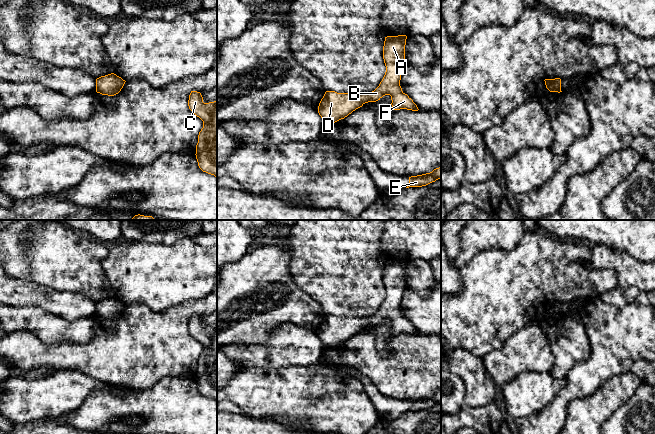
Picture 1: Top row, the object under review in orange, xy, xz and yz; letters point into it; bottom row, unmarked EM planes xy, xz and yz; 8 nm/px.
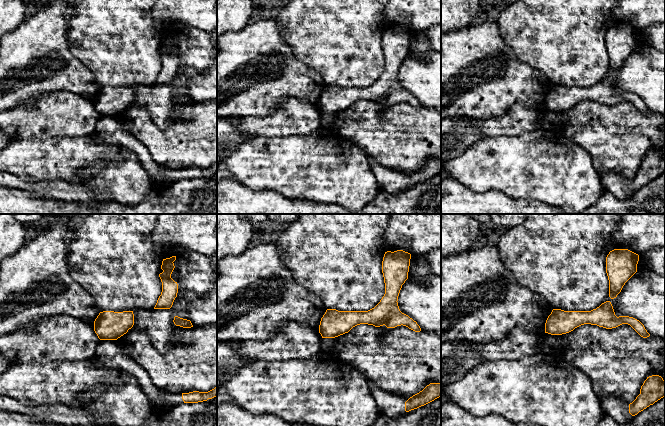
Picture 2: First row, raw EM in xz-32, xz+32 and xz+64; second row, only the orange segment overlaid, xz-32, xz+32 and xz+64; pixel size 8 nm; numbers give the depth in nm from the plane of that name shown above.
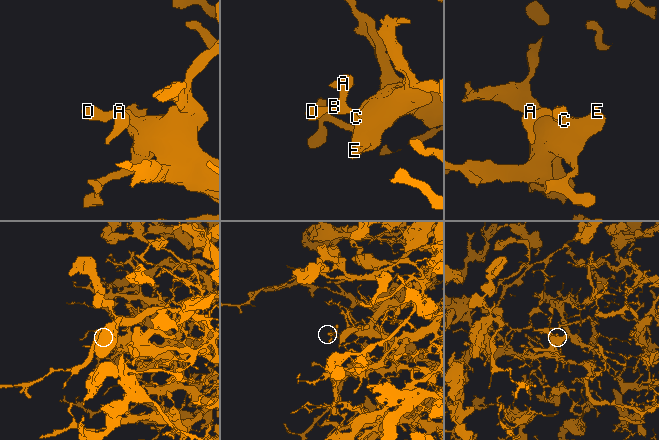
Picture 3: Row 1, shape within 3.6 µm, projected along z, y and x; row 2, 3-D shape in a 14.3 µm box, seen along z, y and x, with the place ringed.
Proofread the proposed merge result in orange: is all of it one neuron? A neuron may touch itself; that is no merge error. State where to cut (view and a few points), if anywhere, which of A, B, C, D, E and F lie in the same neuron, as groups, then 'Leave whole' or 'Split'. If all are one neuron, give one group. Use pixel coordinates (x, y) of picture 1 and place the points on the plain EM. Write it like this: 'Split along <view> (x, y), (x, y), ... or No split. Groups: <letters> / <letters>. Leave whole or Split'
No split. Groups: A B C D E F. Leave whole

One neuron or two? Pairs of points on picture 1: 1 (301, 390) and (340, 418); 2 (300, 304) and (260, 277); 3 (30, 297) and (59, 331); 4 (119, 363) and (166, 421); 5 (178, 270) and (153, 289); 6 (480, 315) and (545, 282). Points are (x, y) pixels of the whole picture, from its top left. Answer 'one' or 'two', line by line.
1: one
2: one
3: two
4: two
5: one
6: one

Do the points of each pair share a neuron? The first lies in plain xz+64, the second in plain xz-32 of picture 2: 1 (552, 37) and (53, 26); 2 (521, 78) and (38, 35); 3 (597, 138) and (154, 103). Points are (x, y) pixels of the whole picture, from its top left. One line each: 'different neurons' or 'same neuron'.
1: different neurons
2: same neuron
3: different neurons

